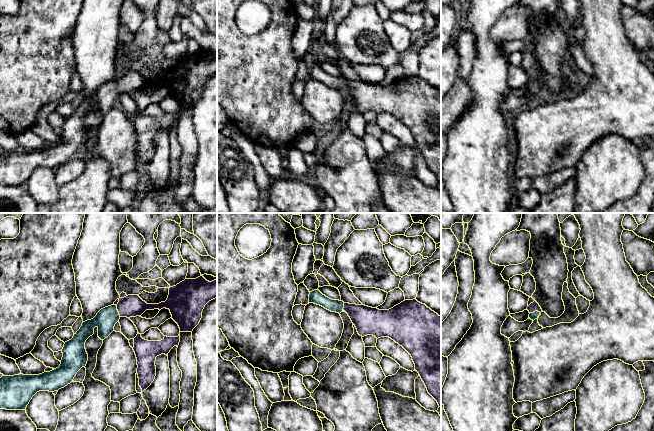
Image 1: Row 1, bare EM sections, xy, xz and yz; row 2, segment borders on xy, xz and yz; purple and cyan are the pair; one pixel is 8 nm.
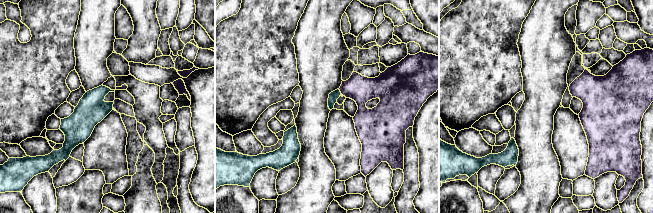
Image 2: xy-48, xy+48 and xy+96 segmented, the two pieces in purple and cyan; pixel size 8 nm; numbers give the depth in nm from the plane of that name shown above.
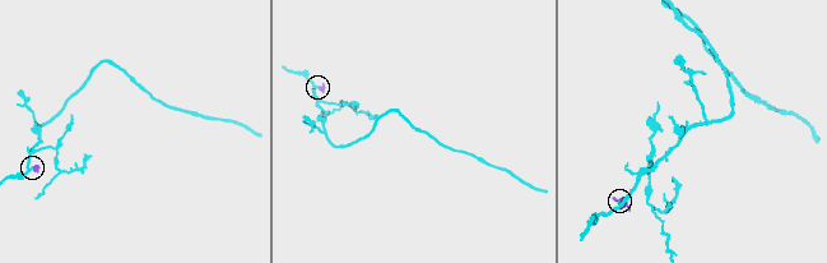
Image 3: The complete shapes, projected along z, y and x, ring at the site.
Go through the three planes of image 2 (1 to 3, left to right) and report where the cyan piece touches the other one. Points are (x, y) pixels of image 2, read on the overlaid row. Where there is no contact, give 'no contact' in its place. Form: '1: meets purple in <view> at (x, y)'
1: no contact
2: meets purple in xy+48 at (340, 91)
3: no contact

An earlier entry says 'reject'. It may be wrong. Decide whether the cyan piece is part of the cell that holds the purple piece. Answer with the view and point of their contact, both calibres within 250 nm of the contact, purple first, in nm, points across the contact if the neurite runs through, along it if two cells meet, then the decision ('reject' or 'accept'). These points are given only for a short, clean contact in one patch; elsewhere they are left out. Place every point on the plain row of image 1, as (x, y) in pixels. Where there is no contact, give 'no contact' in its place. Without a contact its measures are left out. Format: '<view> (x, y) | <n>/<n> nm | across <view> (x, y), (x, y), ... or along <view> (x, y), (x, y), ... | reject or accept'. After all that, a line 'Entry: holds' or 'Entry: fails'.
xy (118, 87) | 180/170 nm | across xy (132, 81), (118, 87), (106, 94) | accept
Entry: fails

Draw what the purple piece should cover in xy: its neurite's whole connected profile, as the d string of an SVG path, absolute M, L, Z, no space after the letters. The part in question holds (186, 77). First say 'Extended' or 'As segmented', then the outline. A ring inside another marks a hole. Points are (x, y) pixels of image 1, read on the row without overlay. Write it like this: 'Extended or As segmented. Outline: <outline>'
Extended. Outline: M201 51L170 63L167 76L159 80L147 80L138 71L119 74L117 81L101 85L93 95L83 98L73 114L65 118L58 144L39 151L3 151L0 154L0 185L25 186L37 168L58 167L73 158L77 148L87 140L85 118L94 110L95 103L98 104L98 113L104 116L114 107L121 93L141 93L146 86L166 84L180 108L192 108L202 94L205 81L216 73L217 56L209 58Z

